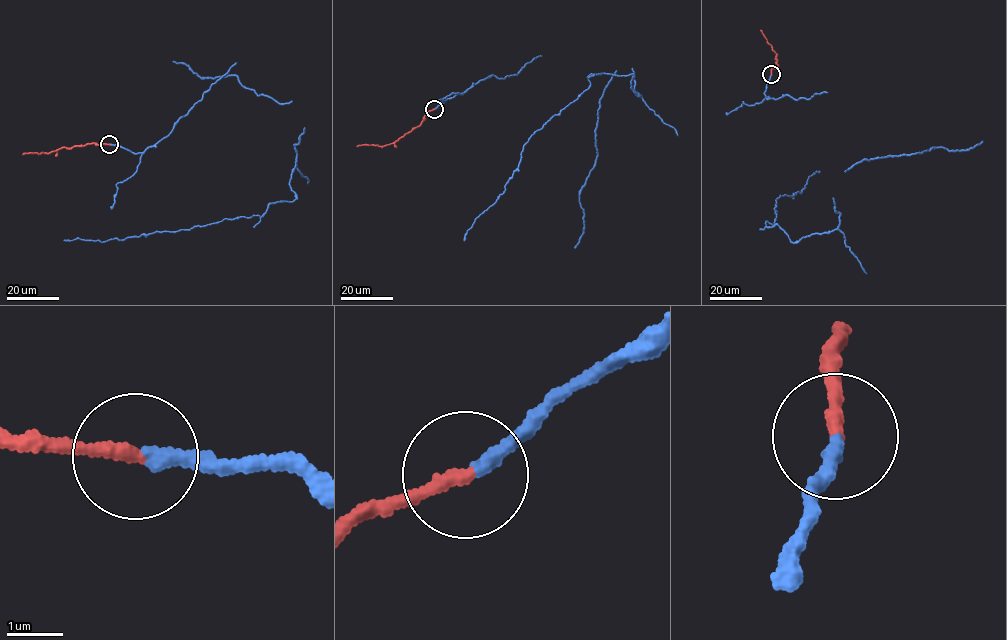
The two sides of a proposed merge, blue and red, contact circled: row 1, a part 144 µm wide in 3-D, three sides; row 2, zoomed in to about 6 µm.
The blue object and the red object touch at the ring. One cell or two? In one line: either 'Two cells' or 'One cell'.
One cell

